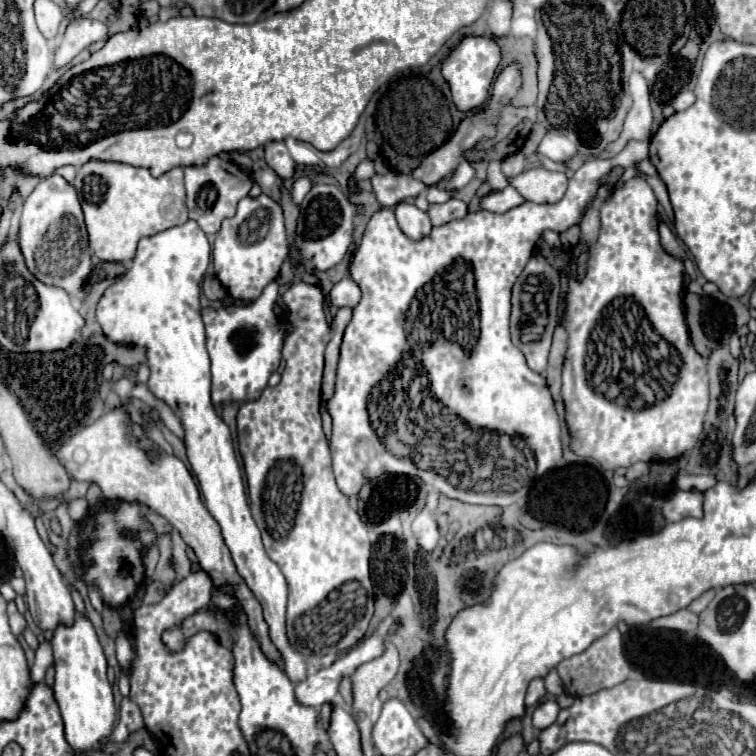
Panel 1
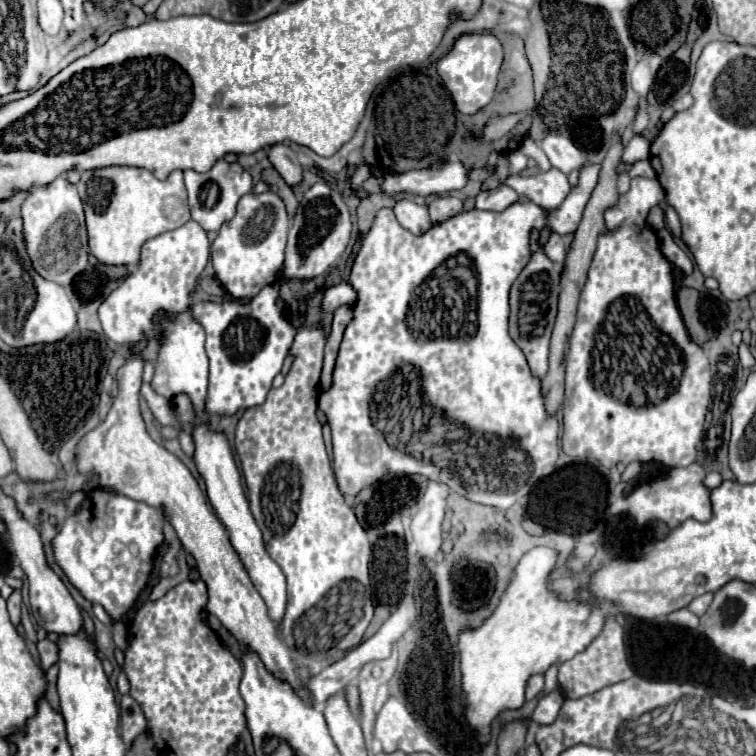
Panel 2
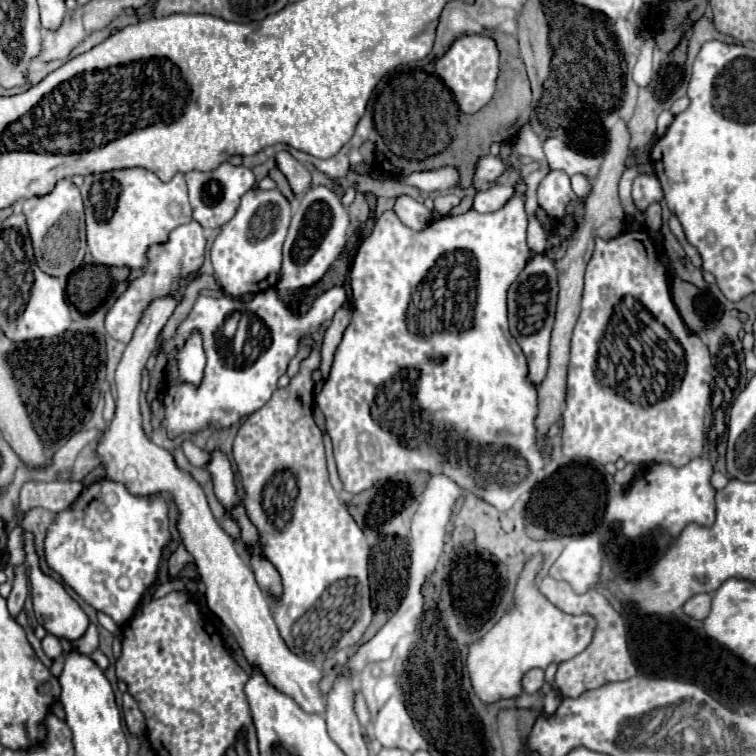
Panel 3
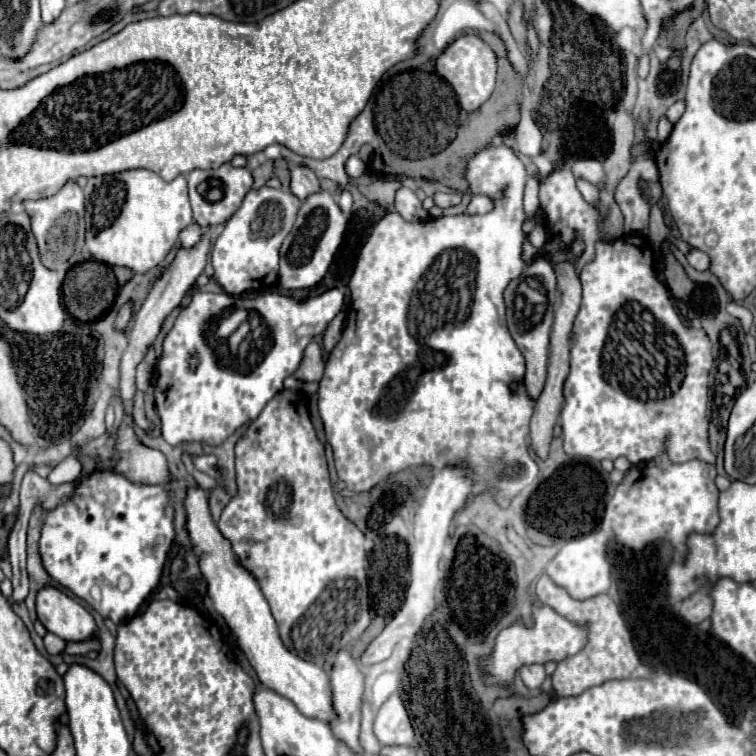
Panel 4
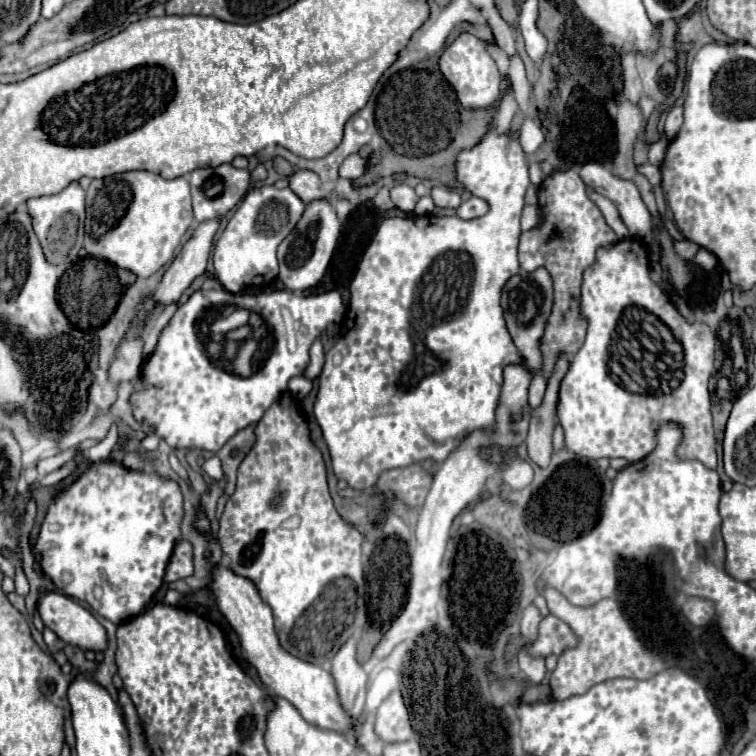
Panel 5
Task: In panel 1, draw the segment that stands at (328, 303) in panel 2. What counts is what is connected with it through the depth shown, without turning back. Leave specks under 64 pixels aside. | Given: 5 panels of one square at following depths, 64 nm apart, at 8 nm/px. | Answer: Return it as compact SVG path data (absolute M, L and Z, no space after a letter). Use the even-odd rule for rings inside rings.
M342 278L340 282L336 282L330 290L330 302L334 306L348 306L354 308L360 302L360 288L352 278Z

